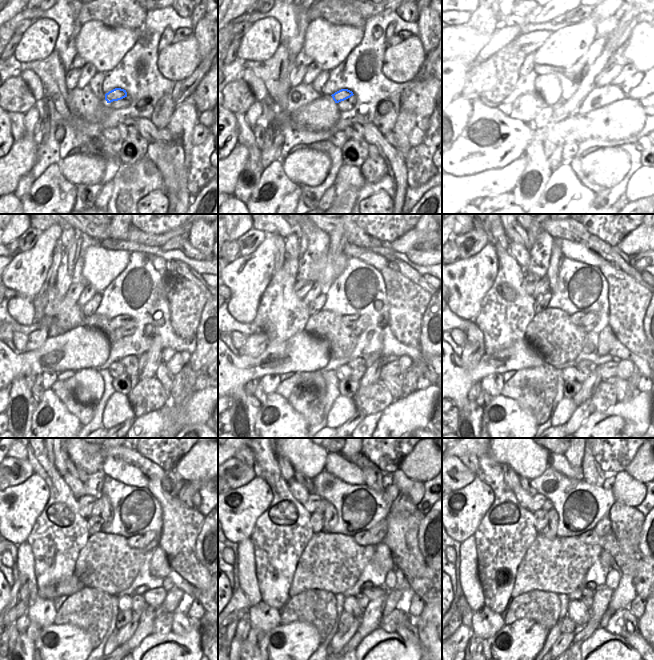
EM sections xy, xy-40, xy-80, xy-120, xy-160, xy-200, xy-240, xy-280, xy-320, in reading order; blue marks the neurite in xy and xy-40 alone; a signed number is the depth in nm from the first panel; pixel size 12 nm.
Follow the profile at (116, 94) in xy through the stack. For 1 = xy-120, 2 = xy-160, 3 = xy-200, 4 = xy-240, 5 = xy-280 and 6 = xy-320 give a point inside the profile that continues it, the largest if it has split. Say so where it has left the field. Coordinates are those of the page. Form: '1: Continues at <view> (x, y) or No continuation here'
1: Continues at xy-120 (119, 321)
2: Continues at xy-160 (349, 320)
3: Continues at xy-200 (578, 318)
4: Continues at xy-240 (134, 541)
5: Continues at xy-280 (362, 538)
6: Continues at xy-320 (590, 537).

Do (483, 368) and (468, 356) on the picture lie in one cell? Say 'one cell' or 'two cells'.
two cells

